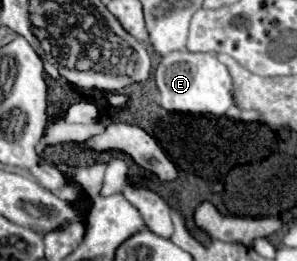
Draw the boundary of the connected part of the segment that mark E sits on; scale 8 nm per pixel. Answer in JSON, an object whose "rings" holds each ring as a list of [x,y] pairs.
{"rings":[[[179,50],[163,56],[159,66],[155,68],[155,84],[159,90],[159,106],[169,112],[223,116],[229,106],[233,106],[231,76],[213,54],[193,54],[187,50]]]}

